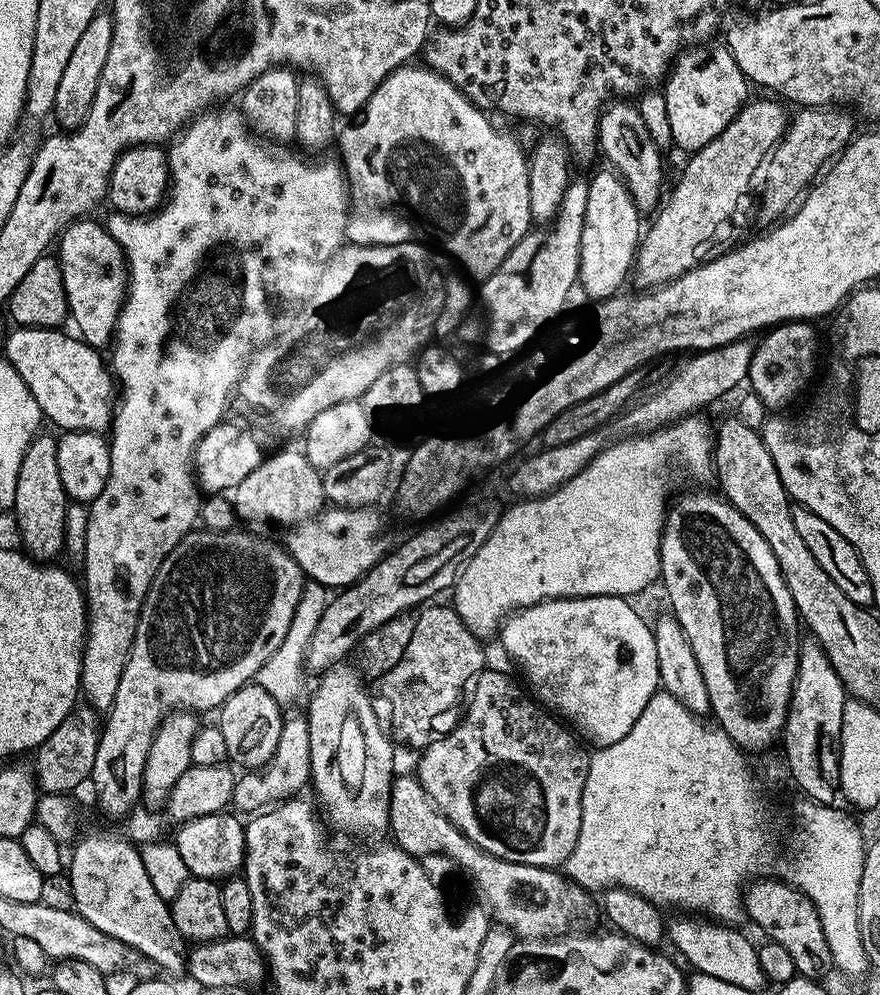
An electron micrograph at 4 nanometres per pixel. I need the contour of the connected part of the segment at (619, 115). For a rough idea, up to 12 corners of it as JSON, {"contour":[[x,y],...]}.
{"contour":[[620,98],[600,113],[598,148],[636,209],[661,203],[660,148]]}

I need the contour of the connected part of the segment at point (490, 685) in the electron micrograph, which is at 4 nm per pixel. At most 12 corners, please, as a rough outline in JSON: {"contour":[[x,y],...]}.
{"contour":[[504,672],[414,775],[476,847],[555,869],[590,752]]}

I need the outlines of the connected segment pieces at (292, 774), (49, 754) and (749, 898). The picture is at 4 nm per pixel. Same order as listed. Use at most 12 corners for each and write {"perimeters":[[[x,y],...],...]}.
{"perimeters":[[[289,715],[270,762],[237,779],[231,807],[255,814],[312,778],[307,715]],[[77,706],[34,749],[41,793],[91,777],[102,720]],[[780,878],[749,881],[747,919],[803,979],[833,969],[817,908]]]}

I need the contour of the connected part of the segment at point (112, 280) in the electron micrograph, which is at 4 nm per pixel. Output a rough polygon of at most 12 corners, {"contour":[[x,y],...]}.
{"contour":[[103,223],[58,237],[71,323],[107,349],[128,295],[128,261]]}

